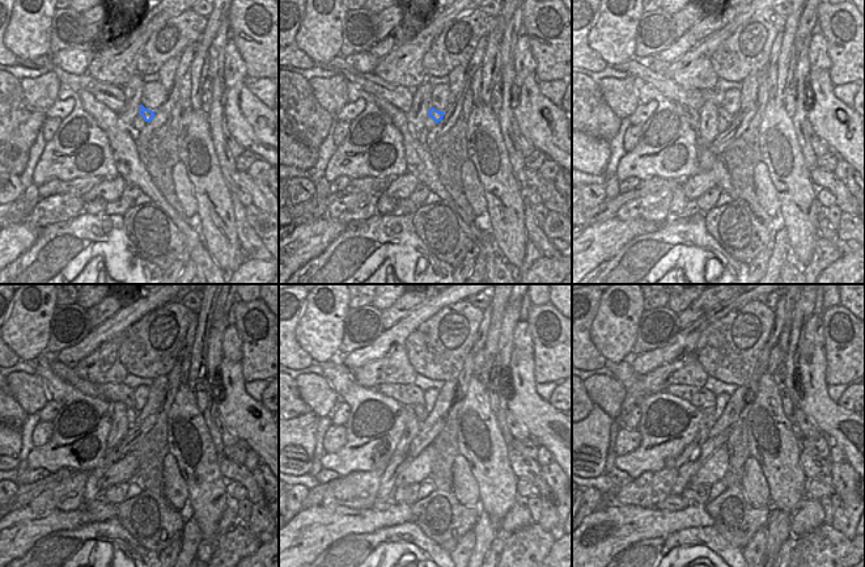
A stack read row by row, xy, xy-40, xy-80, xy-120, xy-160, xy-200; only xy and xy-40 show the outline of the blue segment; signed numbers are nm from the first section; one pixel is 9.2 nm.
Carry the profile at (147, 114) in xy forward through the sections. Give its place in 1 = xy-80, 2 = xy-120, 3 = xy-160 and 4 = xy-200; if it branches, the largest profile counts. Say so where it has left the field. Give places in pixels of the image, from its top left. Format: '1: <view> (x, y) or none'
1: xy-80 (716, 97)
2: xy-120 (113, 393)
3: xy-160 (410, 394)
4: xy-200 (698, 397)

